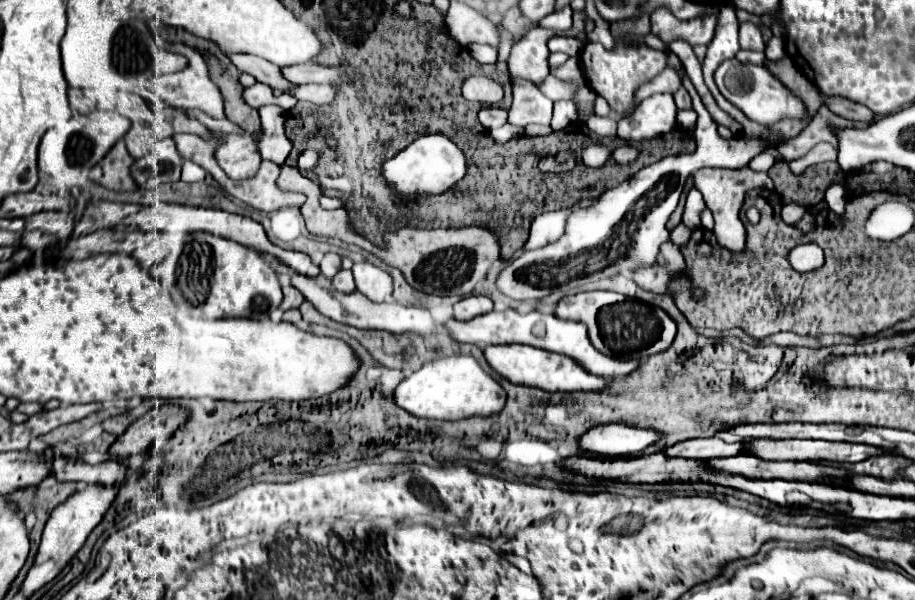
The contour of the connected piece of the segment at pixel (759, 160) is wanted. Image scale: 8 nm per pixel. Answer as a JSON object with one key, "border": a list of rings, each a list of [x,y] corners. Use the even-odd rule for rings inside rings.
{"border":[[[759,154],[759,156],[755,156],[755,160],[751,162],[751,168],[757,170],[757,172],[767,172],[773,164],[775,164],[773,156],[769,156],[769,154]]]}

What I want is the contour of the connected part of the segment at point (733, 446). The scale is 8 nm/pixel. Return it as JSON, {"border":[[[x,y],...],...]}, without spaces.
{"border":[[[719,436],[713,438],[695,438],[687,442],[673,444],[661,450],[669,458],[687,458],[687,460],[709,460],[709,458],[727,458],[743,452],[741,442],[727,442]]]}

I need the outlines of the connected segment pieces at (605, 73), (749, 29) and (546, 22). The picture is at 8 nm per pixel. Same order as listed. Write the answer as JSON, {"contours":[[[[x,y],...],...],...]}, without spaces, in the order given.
{"contours":[[[[587,44],[581,54],[589,88],[603,96],[611,110],[619,116],[633,112],[635,92],[639,90],[639,86],[653,80],[665,68],[665,58],[667,58],[665,52],[633,44],[615,44],[615,50],[605,50],[601,44]]],[[[751,22],[741,24],[741,28],[739,28],[739,44],[741,44],[743,50],[755,50],[755,52],[765,50],[765,42],[761,40],[761,32]]],[[[563,8],[563,10],[557,10],[549,16],[545,16],[539,24],[545,26],[545,28],[555,28],[555,30],[569,30],[571,28],[571,16],[573,16],[573,10],[571,8]]]]}

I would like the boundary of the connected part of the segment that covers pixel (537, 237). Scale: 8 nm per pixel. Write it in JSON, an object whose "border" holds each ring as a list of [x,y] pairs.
{"border":[[[567,208],[567,210],[561,210],[561,212],[547,212],[547,214],[537,216],[531,224],[531,234],[529,234],[529,240],[525,242],[523,250],[541,248],[541,246],[557,240],[561,236],[563,228],[565,228],[565,220],[567,220],[571,210],[573,208]]]}

